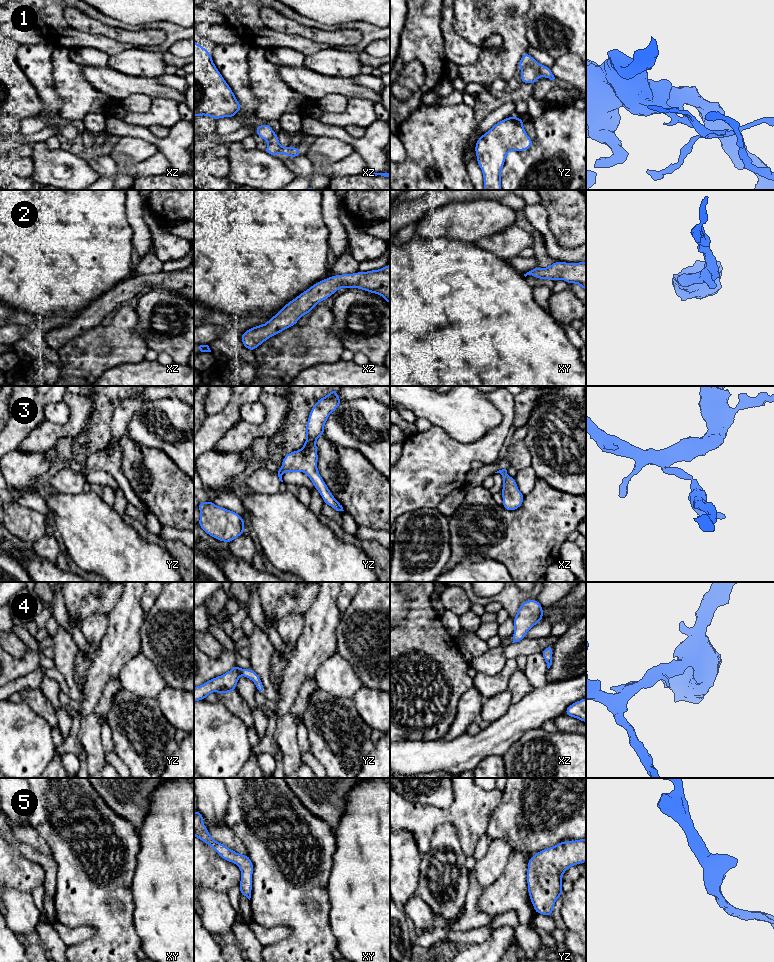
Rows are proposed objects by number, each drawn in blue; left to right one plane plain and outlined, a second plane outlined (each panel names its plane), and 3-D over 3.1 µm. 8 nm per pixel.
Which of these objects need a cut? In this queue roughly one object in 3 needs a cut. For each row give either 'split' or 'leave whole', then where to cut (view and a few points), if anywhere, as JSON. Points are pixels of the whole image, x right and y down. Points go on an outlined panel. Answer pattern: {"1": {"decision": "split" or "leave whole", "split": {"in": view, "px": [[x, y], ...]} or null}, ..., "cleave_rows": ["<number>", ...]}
{"1": {"decision": "split", "split": {"in": "yz", "px": [[522, 68], [530, 66], [538, 76]]}}, "2": {"decision": "leave whole", "split": null}, "3": {"decision": "leave whole", "split": null}, "4": {"decision": "leave whole", "split": null}, "5": {"decision": "leave whole", "split": null}, "cleave_rows": ["1"]}

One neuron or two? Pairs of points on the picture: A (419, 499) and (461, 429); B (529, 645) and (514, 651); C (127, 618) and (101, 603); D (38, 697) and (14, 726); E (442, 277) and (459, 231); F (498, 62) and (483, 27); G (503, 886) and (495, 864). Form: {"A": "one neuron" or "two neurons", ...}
{"A": "two neurons", "B": "one neuron", "C": "two neurons", "D": "two neurons", "E": "two neurons", "F": "one neuron", "G": "two neurons"}

